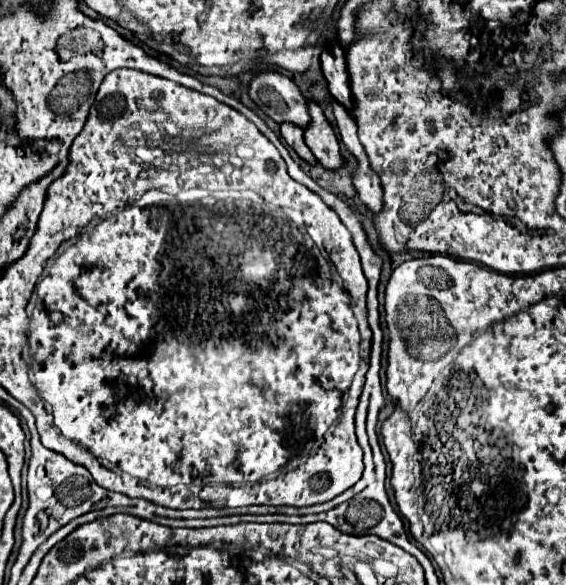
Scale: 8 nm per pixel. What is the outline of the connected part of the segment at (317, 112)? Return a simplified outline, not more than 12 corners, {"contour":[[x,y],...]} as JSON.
{"contour":[[308,99],[304,141],[326,169],[342,163],[340,143],[320,105]]}

